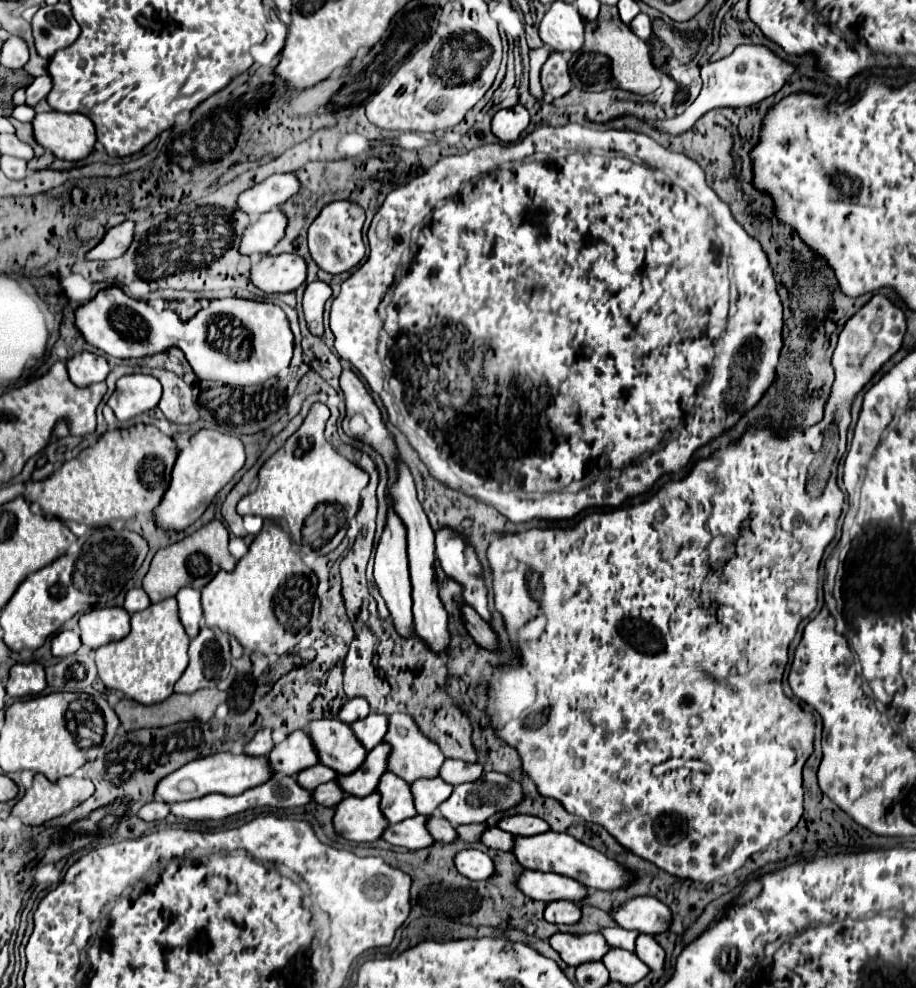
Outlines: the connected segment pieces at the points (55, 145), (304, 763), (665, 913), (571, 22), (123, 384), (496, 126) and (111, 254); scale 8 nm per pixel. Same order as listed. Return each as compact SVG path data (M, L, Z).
M43 112L33 120L37 144L49 150L55 158L77 162L89 156L95 144L95 128L83 114Z
M295 730L281 744L277 744L271 754L267 754L267 760L273 774L285 776L293 776L319 762L319 758L315 758L315 748L311 748L311 740L303 730Z
M635 896L625 904L613 908L611 918L621 928L655 936L669 928L671 910L653 896Z
M567 2L551 4L539 26L539 38L555 52L583 48L583 20L577 8Z
M129 374L117 382L115 392L109 398L117 420L131 420L133 416L157 406L161 396L161 384L147 374Z
M517 104L509 110L499 110L495 116L493 116L493 134L503 140L503 142L515 142L519 140L521 132L529 126L531 122L531 116L527 112L525 106Z
M125 220L113 228L109 228L103 236L103 240L87 252L87 260L113 260L121 256L127 250L127 244L131 244L131 232L133 232L133 222Z

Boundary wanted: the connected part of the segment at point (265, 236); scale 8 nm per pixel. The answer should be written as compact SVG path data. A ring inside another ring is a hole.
M271 210L257 220L253 220L241 234L239 252L243 256L251 256L255 252L267 254L281 238L287 226L287 218L279 210Z

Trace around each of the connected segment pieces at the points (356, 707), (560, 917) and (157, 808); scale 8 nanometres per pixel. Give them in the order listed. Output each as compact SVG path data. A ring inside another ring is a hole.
M353 698L353 700L347 700L347 702L341 706L337 718L343 720L345 724L351 724L351 722L355 722L355 720L365 718L367 714L369 714L369 704L367 704L367 700L363 700L363 698Z
M553 900L545 908L545 920L553 924L575 924L581 918L581 908L571 900Z
M149 802L139 810L139 818L145 822L155 822L155 820L163 820L169 812L167 812L169 804L159 804L159 802Z

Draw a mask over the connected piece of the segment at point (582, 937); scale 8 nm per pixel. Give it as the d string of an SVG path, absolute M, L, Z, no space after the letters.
M557 932L549 940L553 950L559 952L561 960L569 966L579 966L583 962L601 960L609 948L609 944L603 940L601 934L563 934Z

